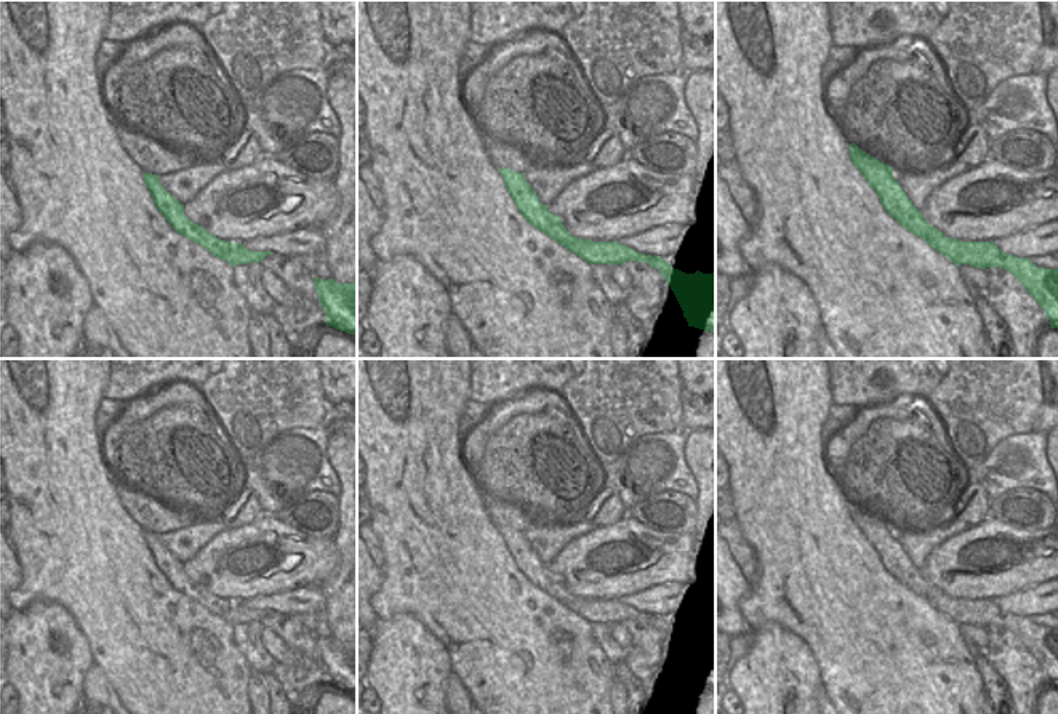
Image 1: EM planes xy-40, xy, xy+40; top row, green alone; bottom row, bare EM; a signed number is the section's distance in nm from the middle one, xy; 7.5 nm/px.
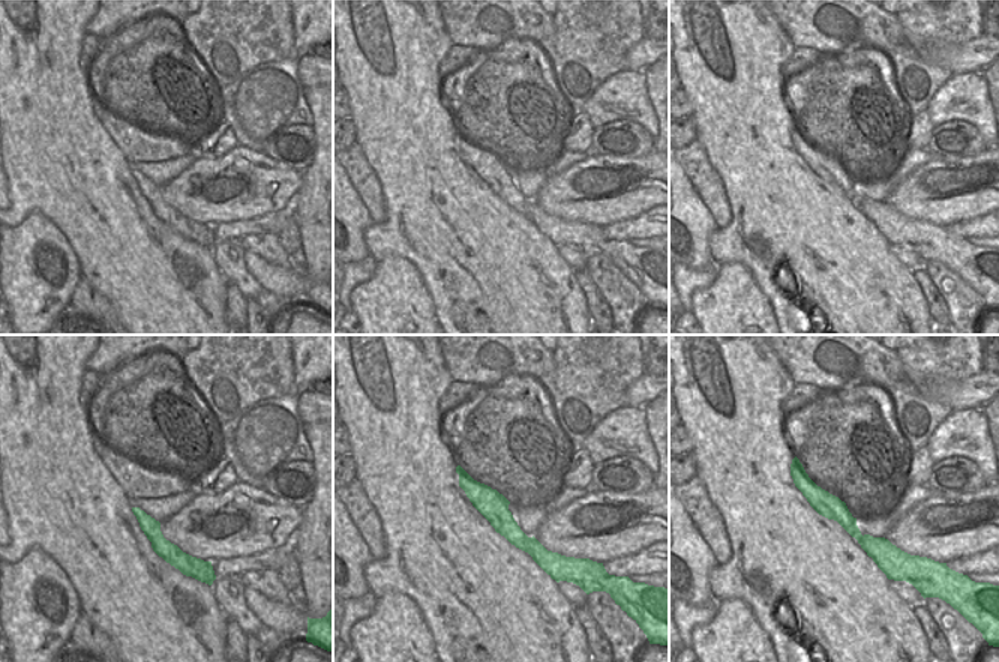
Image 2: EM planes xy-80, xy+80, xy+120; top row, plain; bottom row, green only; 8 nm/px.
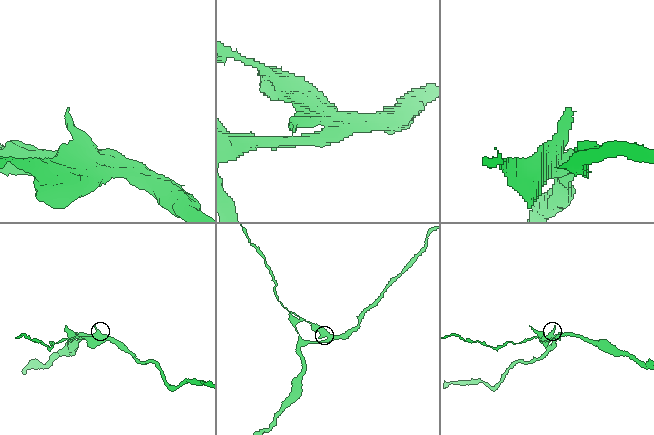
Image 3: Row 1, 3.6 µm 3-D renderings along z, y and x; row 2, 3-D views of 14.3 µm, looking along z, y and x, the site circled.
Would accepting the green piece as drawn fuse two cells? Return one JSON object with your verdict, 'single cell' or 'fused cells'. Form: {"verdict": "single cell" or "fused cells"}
{"verdict": "fused cells"}

